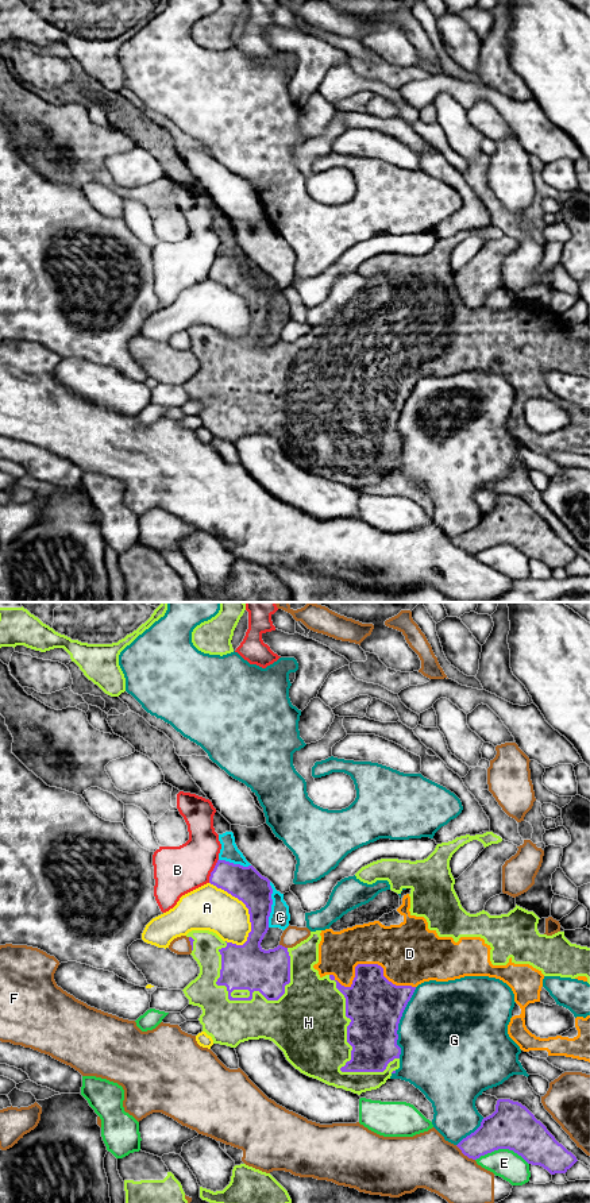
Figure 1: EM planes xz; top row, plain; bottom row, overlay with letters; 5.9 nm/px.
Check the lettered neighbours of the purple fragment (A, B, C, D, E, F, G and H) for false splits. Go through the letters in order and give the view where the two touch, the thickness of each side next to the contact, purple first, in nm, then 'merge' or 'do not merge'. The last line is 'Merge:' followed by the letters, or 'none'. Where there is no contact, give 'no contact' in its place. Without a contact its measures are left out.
A: xz | 200/260 nm | do not merge
B: xz | 200/280 nm | do not merge
C: xz | 200/120 nm | merge
D: xz | 340/360 nm | do not merge
E: xz | 280/170 nm | do not merge
F: xz | 220/320 nm | do not merge
G: xz | 340/500 nm | do not merge
H: xz | 280/420 nm | do not merge
Merge: C

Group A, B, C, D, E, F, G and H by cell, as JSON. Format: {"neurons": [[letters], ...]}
{"neurons": [["A"], ["B"], ["C"], ["D", "H"], ["E"], ["F"], ["G"]]}

